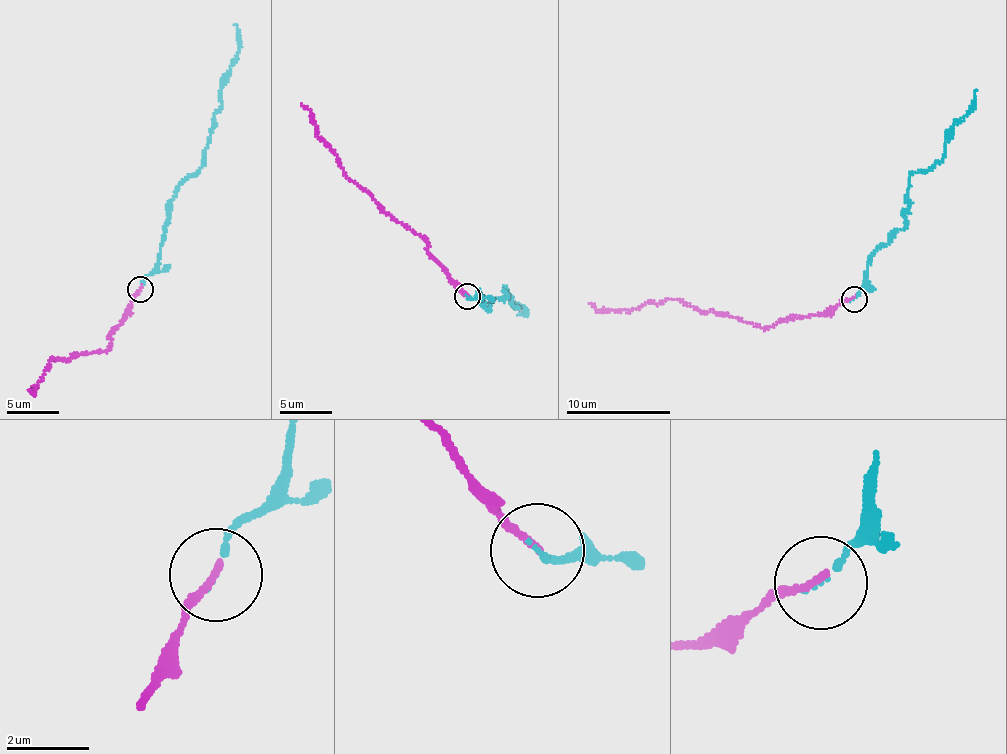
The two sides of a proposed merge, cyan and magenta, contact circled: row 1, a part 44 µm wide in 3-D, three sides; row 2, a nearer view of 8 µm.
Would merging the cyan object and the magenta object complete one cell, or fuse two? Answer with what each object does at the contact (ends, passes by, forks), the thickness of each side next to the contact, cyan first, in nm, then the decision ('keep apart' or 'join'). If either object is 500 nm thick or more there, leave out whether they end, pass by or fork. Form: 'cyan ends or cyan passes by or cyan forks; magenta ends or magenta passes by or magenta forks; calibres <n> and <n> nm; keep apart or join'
cyan ends; magenta ends; calibres 110 and 170 nm; join

